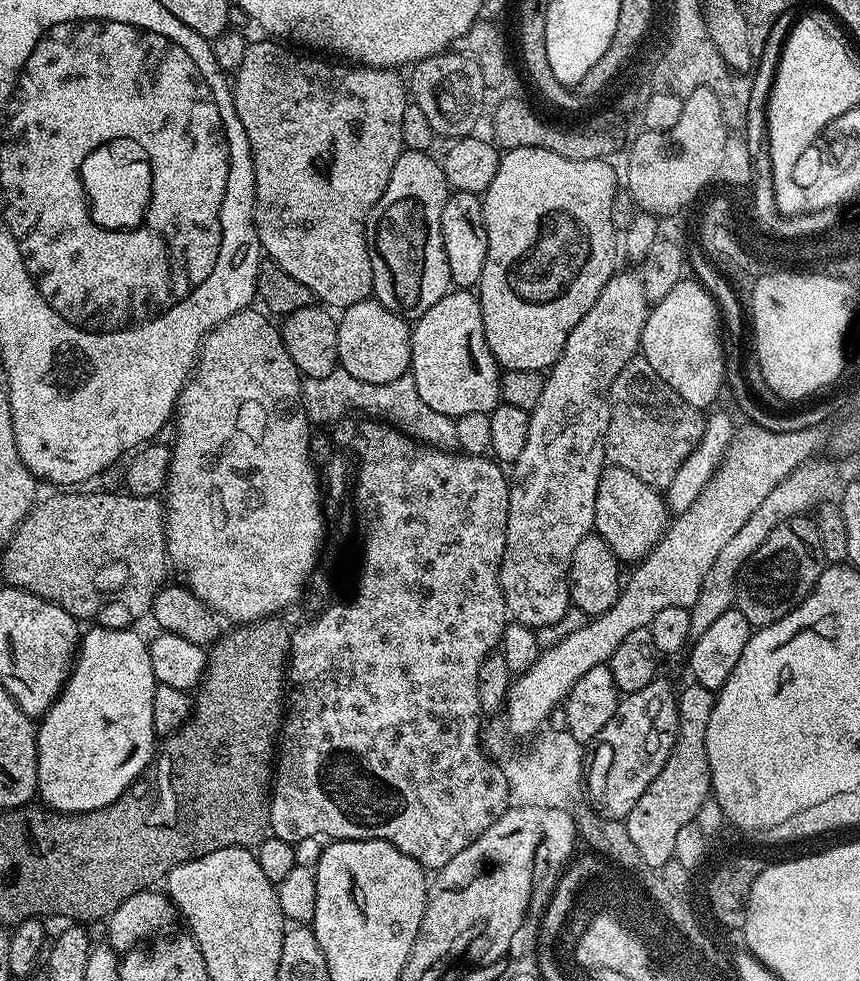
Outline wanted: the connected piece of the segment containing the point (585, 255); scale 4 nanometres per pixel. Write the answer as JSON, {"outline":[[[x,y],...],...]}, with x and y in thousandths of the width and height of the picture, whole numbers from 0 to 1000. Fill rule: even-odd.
{"outline":[[[593,151],[581,160],[579,177],[574,177],[574,186],[560,198],[563,206],[563,229],[565,230],[565,271],[560,271],[560,283],[556,291],[556,305],[560,316],[560,332],[565,336],[565,349],[574,361],[577,370],[586,377],[621,377],[633,379],[649,369],[653,357],[658,353],[658,345],[663,345],[663,336],[677,328],[681,316],[695,308],[695,300],[700,300],[700,292],[719,273],[719,232],[712,229],[712,207],[716,204],[716,175],[705,165],[695,163],[664,163],[653,161],[634,151]]]}

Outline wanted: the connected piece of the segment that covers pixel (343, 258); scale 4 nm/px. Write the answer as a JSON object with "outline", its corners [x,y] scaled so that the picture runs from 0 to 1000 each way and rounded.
{"outline":[[[306,39],[299,43],[290,44],[286,56],[281,59],[281,67],[277,67],[277,71],[272,74],[272,81],[269,83],[270,103],[274,109],[277,120],[281,124],[281,133],[286,133],[286,141],[291,145],[291,153],[295,161],[295,226],[300,234],[300,243],[306,260],[310,264],[317,265],[323,271],[328,271],[328,275],[333,275],[333,279],[337,279],[337,283],[347,283],[347,287],[351,287],[351,292],[356,292],[356,296],[363,298],[364,303],[373,311],[380,312],[386,316],[399,316],[412,312],[416,308],[429,305],[433,302],[433,276],[430,275],[430,259],[428,258],[428,248],[426,247],[426,226],[430,214],[435,214],[435,210],[440,206],[440,202],[444,202],[444,198],[449,194],[449,186],[453,186],[453,173],[458,173],[458,165],[463,165],[466,155],[471,154],[470,146],[467,145],[467,116],[472,116],[472,108],[477,104],[477,94],[472,89],[472,82],[464,76],[464,72],[455,69],[424,69],[422,67],[400,67],[405,69],[394,69],[391,65],[380,65],[377,61],[362,61],[358,57],[348,57],[344,53],[338,53],[338,48],[331,47],[329,44],[322,43],[316,39]]]}

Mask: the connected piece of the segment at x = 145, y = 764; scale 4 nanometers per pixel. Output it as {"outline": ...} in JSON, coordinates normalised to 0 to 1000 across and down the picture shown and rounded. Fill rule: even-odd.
{"outline":[[[107,638],[93,649],[93,659],[88,663],[88,672],[84,686],[70,705],[70,710],[57,720],[42,743],[42,806],[45,814],[62,828],[103,828],[114,826],[133,818],[159,793],[176,780],[184,762],[184,748],[179,744],[179,703],[183,695],[179,691],[179,679],[174,679],[173,653],[166,652],[153,640],[117,640]]]}

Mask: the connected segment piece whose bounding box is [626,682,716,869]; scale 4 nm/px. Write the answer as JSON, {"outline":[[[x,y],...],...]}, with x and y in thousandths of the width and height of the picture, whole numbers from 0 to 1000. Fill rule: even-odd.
{"outline":[[[800,695],[795,702],[790,702],[786,712],[788,748],[779,765],[779,773],[774,773],[774,781],[765,785],[765,793],[751,801],[751,809],[737,818],[737,826],[733,826],[728,834],[733,858],[751,882],[760,886],[781,876],[788,846],[808,837],[812,825],[828,806],[826,777],[821,773],[821,740],[826,740],[831,715],[833,705],[815,697]]]}

